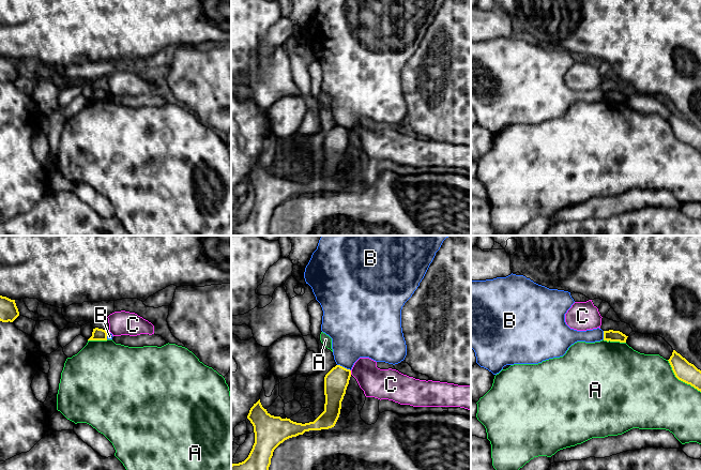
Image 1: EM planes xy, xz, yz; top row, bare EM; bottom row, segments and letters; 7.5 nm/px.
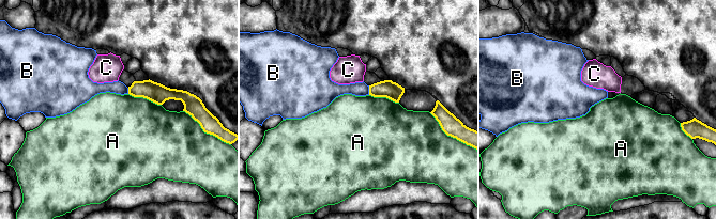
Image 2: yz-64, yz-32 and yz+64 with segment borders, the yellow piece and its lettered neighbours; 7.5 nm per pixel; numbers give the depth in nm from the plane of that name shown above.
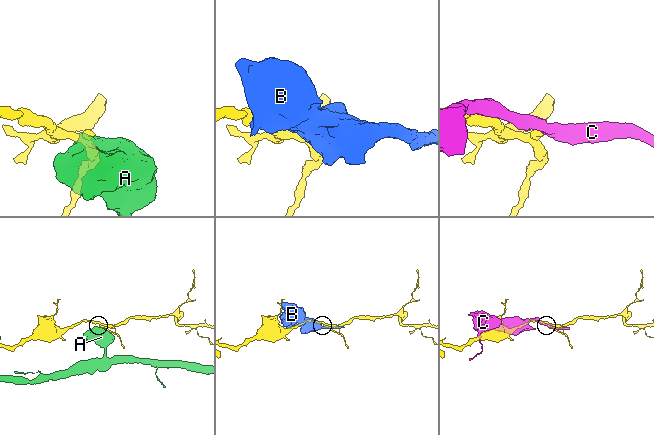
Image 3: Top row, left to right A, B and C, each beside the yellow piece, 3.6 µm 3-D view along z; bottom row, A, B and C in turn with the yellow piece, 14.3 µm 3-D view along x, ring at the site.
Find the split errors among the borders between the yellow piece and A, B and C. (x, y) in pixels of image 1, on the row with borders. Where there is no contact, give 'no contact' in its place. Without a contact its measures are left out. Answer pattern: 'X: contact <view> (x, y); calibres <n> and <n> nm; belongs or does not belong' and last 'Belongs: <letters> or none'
A: contact yz (680, 379); calibres 150 and 480 nm; does not belong
B: contact xz (344, 367); calibres 180 and 340 nm; does not belong
C: contact xz (350, 373); calibres 180 and 220 nm; does not belong
Belongs: none

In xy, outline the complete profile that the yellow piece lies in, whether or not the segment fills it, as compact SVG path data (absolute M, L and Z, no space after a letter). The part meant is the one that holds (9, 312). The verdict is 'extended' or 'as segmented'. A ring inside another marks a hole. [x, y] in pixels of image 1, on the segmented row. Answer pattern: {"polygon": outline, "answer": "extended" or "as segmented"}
{"polygon": "M0 295L0 321L13 322L19 316L15 300Z", "answer": "as segmented"}

